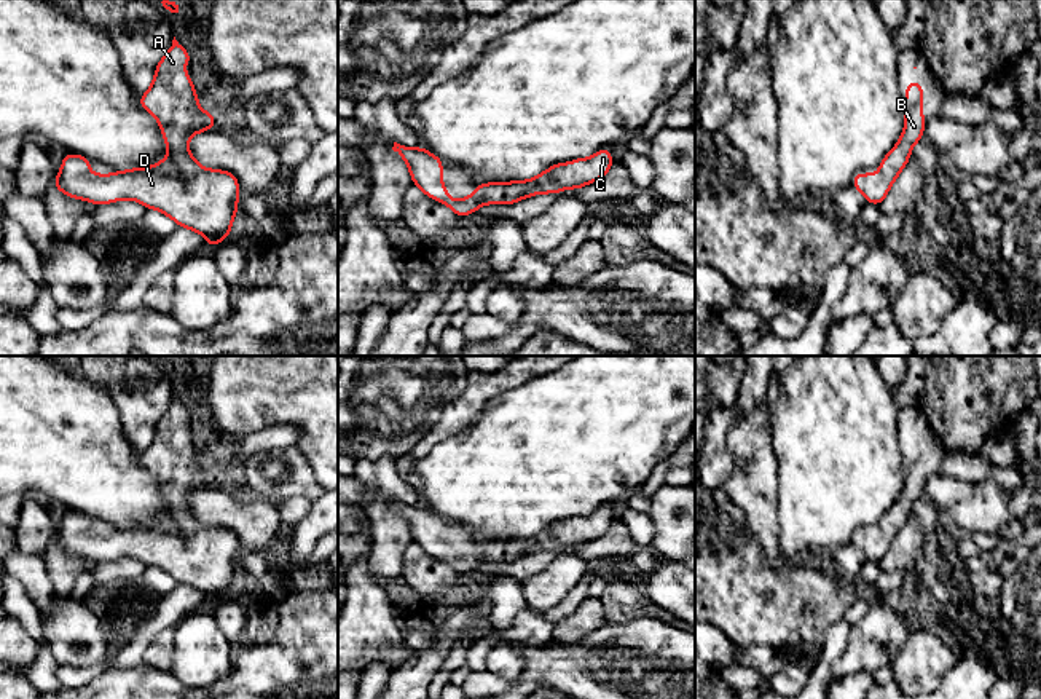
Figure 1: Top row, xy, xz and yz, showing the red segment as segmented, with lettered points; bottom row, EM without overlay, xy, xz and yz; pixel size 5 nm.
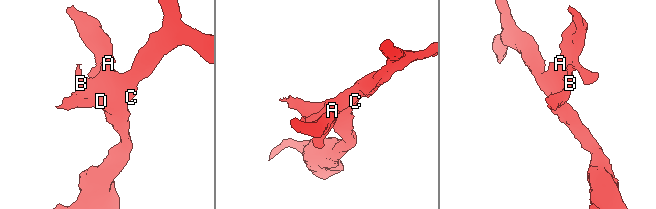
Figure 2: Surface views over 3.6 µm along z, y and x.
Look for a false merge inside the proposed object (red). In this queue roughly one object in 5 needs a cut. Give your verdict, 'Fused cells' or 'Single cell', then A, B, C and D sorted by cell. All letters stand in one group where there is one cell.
Single cell. Groups: A B C D

